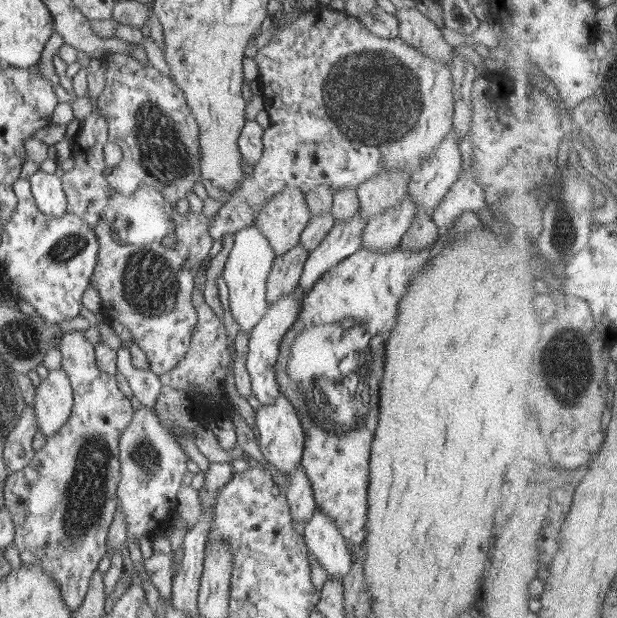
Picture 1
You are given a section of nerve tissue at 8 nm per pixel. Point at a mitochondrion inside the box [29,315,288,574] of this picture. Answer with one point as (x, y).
(86, 492)

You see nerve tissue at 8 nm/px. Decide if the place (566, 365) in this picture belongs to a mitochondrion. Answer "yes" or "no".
yes

